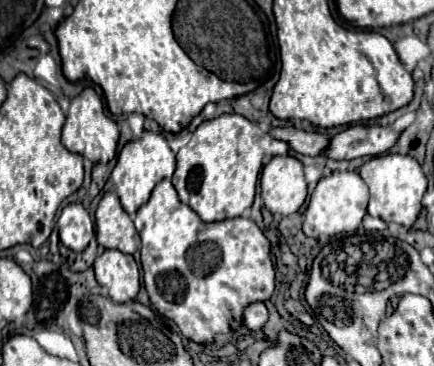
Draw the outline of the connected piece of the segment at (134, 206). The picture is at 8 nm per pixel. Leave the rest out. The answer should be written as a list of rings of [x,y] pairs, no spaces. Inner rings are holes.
[[[144,131],[140,139],[130,141],[124,145],[124,149],[118,155],[116,167],[112,169],[112,183],[116,187],[116,193],[120,197],[120,203],[124,207],[124,211],[134,217],[136,211],[148,203],[152,189],[162,181],[162,179],[170,179],[176,171],[176,155],[170,149],[168,141],[160,135],[160,133],[150,133]]]

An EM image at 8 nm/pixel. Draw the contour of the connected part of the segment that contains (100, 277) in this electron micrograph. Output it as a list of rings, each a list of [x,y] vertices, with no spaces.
[[[106,249],[94,261],[96,281],[108,287],[112,301],[126,303],[138,295],[140,271],[132,255],[124,255],[116,249]]]

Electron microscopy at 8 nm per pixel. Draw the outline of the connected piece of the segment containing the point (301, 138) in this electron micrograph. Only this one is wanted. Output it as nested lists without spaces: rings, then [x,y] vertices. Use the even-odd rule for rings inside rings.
[[[270,127],[268,133],[280,141],[286,141],[290,145],[290,149],[302,153],[302,155],[318,155],[326,143],[328,137],[320,135],[320,133],[306,133],[306,131],[298,131],[294,127]]]

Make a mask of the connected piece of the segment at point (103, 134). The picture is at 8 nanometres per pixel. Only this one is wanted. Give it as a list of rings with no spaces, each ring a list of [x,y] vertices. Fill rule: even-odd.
[[[84,89],[82,95],[78,95],[70,101],[70,113],[62,127],[62,145],[72,153],[78,153],[78,155],[90,159],[92,163],[106,165],[116,157],[118,125],[104,115],[102,99],[94,89]]]

